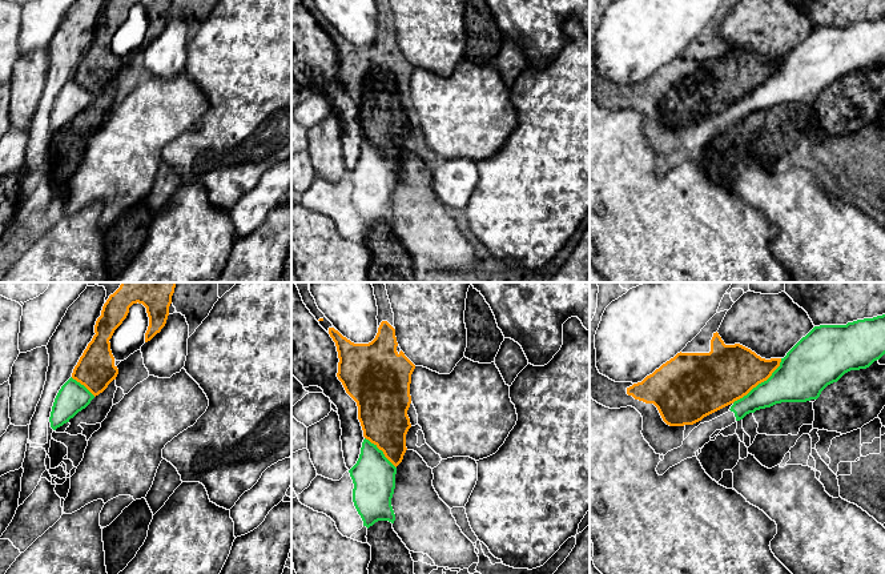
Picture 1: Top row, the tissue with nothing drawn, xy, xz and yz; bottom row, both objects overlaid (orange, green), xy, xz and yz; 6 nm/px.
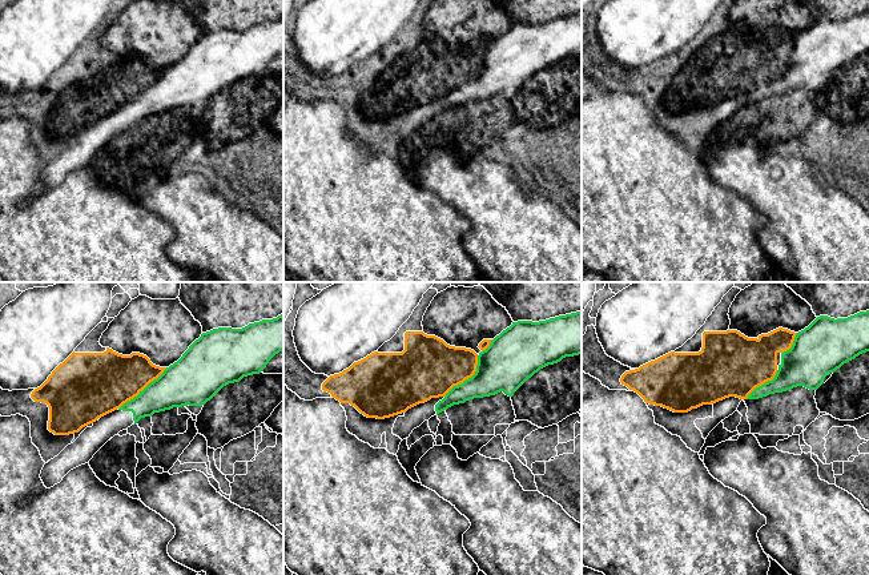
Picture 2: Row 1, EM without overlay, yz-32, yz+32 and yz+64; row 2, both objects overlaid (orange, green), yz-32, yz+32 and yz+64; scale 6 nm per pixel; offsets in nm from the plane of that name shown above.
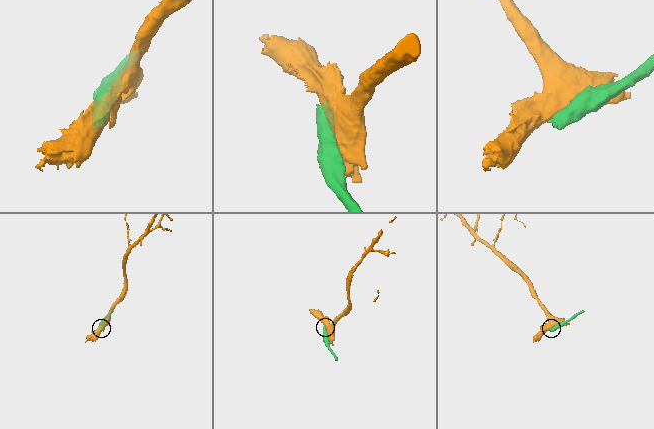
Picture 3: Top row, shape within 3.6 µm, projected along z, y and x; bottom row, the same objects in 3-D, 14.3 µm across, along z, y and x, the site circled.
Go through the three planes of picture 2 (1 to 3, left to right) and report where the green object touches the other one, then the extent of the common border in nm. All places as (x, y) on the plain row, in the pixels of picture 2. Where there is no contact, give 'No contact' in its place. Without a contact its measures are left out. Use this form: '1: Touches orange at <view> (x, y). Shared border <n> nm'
1: Touches orange at yz-32 (143, 91). Shared border 380 nm
2: Touches orange at yz+32 (467, 80). Shared border 320 nm
3: Touches orange at yz+64 (763, 85). Shared border 260 nm

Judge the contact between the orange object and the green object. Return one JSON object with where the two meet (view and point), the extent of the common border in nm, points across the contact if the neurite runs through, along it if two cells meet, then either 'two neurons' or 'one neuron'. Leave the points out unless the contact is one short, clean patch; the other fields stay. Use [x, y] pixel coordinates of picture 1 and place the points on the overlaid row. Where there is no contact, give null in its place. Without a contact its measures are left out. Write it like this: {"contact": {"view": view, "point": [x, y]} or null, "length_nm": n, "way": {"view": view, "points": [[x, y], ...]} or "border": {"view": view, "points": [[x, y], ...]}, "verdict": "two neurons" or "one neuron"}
{"contact": {"view": "yz", "point": [759, 382]}, "length_nm": 400, "verdict": "two neurons"}

